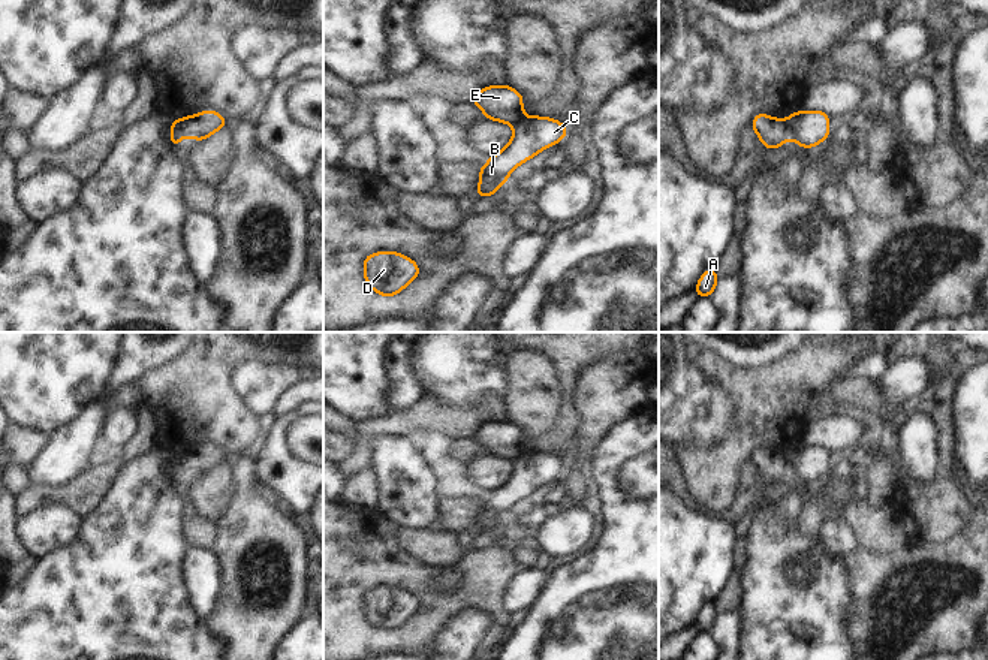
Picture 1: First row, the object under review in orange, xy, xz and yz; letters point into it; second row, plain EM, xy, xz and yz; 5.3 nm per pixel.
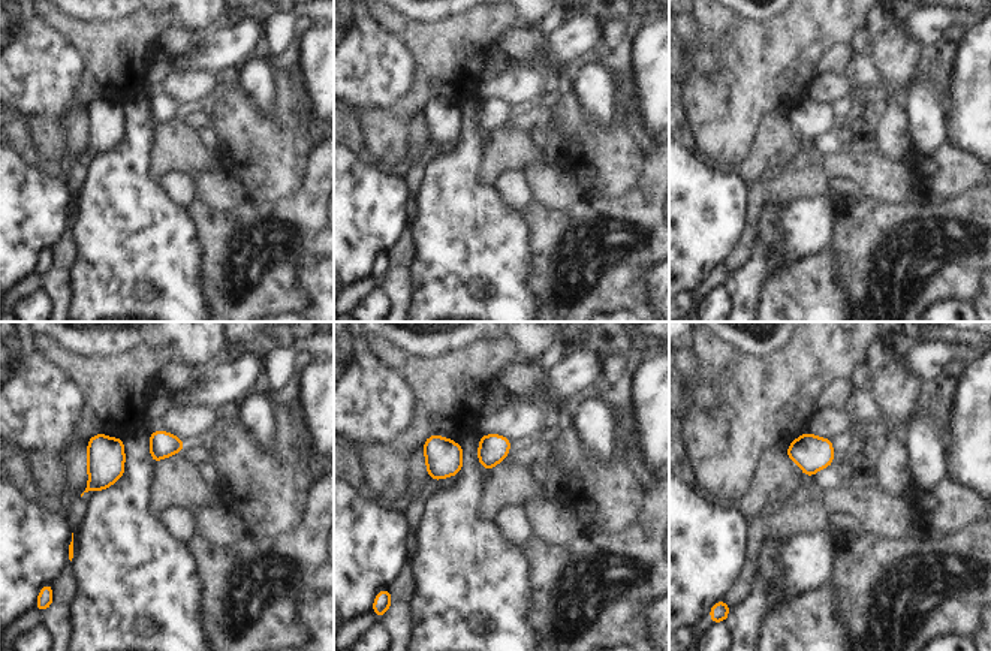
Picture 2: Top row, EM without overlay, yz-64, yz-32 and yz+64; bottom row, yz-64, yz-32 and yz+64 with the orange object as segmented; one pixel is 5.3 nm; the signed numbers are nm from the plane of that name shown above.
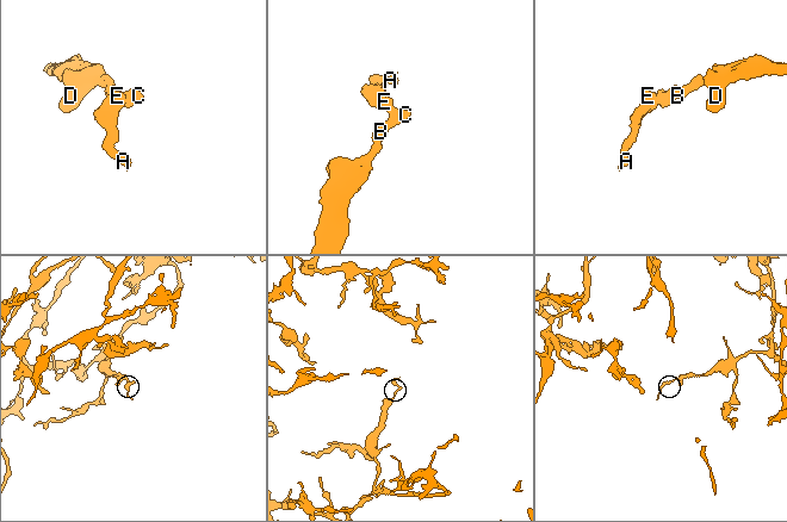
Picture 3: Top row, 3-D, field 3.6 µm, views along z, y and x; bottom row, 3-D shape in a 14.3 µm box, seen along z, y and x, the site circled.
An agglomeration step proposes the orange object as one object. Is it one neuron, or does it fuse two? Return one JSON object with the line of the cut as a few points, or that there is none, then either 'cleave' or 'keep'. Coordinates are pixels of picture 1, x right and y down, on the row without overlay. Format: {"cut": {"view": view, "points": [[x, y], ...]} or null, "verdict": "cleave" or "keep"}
{"cut": {"view": "yz", "points": [[783, 457], [788, 473]]}, "verdict": "cleave"}

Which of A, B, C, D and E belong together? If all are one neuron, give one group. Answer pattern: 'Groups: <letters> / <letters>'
Groups: A E / B C D

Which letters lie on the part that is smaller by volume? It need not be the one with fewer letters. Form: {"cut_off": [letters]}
{"cut_off": ["A", "E"]}

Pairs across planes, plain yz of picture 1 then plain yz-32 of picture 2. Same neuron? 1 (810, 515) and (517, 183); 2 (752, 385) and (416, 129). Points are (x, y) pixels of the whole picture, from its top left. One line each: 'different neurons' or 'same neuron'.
1: different neurons
2: different neurons

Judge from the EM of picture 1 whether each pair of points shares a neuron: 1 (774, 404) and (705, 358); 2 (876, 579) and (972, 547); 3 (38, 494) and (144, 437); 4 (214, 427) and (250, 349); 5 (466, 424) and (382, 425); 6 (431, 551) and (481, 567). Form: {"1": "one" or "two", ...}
{"1": "one", "2": "one", "3": "one", "4": "one", "5": "one", "6": "two"}

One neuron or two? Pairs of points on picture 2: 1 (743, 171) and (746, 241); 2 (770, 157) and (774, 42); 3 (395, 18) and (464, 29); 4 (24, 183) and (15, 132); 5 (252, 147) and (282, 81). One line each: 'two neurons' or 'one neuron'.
1: two neurons
2: two neurons
3: one neuron
4: two neurons
5: one neuron

